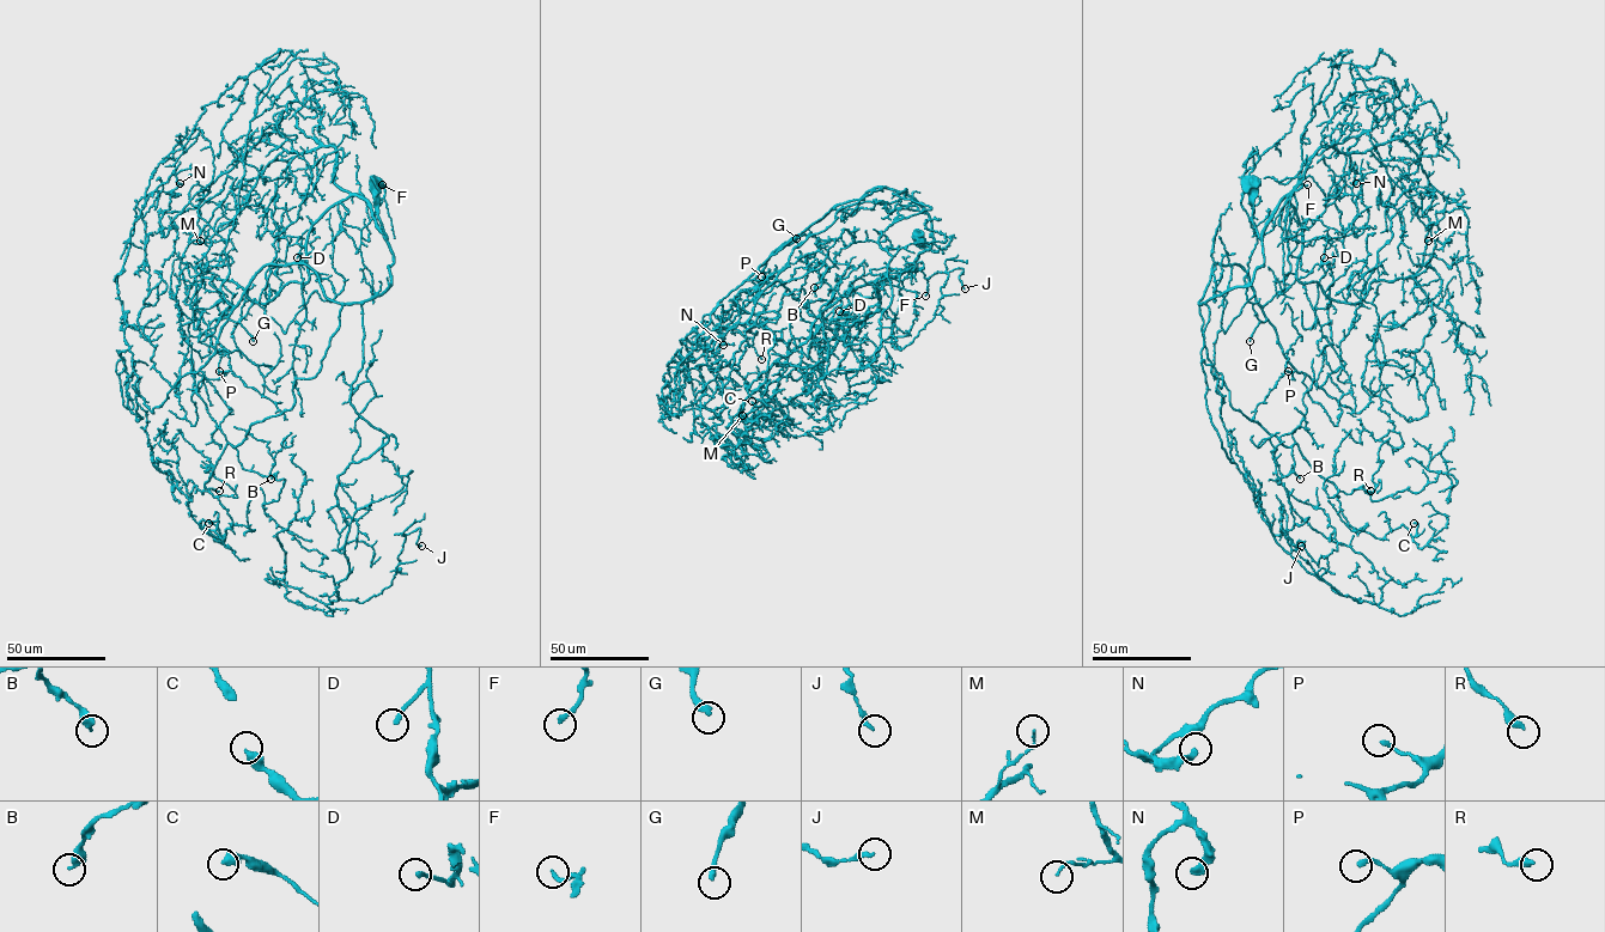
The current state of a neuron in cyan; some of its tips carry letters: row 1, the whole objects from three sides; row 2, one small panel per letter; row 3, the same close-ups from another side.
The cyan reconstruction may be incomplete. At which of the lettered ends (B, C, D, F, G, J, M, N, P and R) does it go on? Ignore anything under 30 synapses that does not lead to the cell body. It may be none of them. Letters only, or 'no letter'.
D, G

